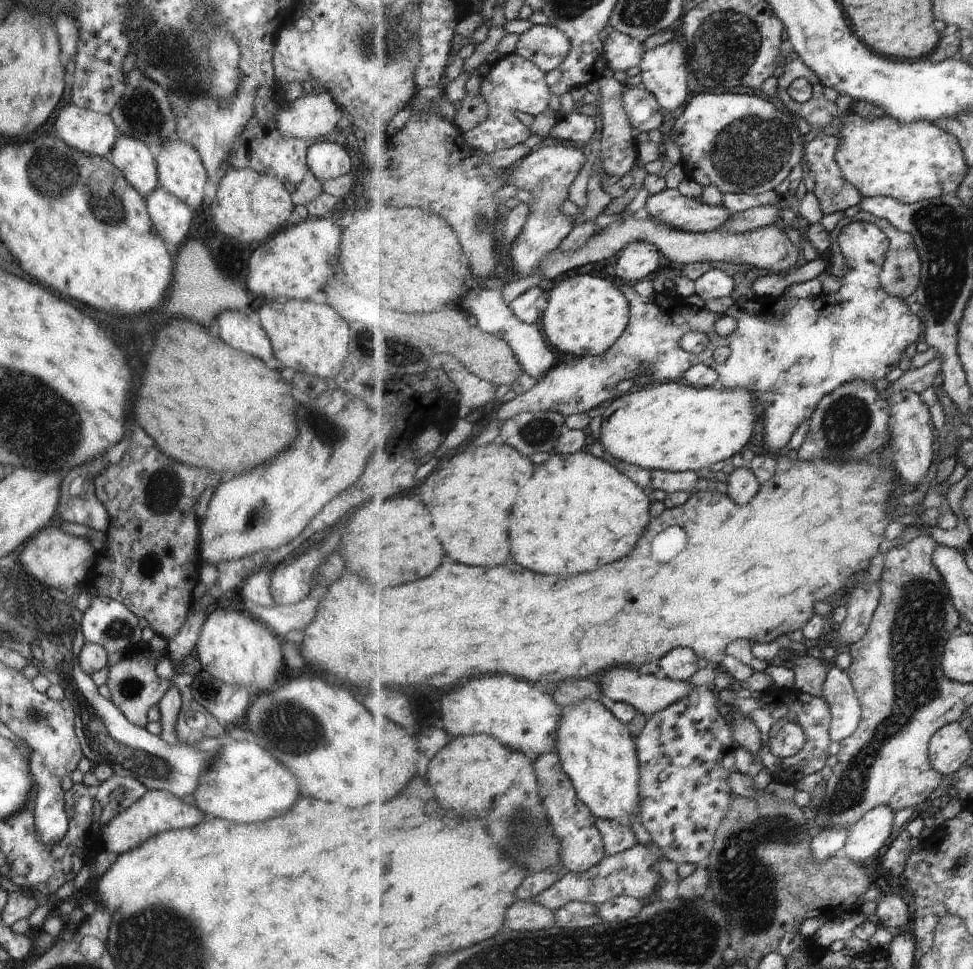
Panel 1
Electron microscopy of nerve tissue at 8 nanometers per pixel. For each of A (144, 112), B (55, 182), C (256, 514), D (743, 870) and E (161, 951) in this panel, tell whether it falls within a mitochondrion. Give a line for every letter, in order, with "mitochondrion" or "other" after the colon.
A: mitochondrion
B: mitochondrion
C: mitochondrion
D: mitochondrion
E: mitochondrion

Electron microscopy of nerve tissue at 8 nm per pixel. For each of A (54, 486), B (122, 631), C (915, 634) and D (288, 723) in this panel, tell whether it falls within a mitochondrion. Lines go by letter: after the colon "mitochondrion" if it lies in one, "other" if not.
A: other
B: mitochondrion
C: mitochondrion
D: mitochondrion

